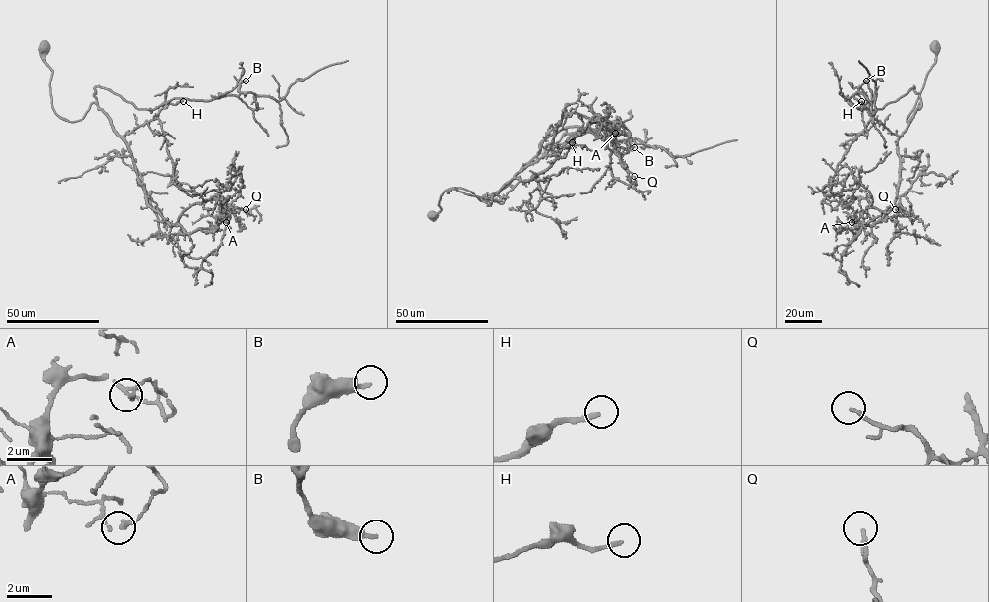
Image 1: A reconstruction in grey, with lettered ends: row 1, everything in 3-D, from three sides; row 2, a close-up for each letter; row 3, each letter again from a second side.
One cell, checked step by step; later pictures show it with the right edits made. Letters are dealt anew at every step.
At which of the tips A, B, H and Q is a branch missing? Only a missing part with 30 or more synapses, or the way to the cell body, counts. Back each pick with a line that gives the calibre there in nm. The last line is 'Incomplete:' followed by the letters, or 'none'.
H: 190 nm thick
Incomplete: H

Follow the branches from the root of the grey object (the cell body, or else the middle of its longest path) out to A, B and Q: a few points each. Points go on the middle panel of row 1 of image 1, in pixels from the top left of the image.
A: (433, 214), (449, 188), (486, 201), (511, 179), (543, 172), (575, 136), (591, 132), (606, 140), (615, 133)
B: (433, 214), (451, 188), (485, 202), (484, 195), (505, 188), (541, 141), (565, 128), (626, 134), (634, 147)
Q: (433, 214), (449, 188), (486, 201), (532, 179), (587, 132), (614, 177), (634, 176)

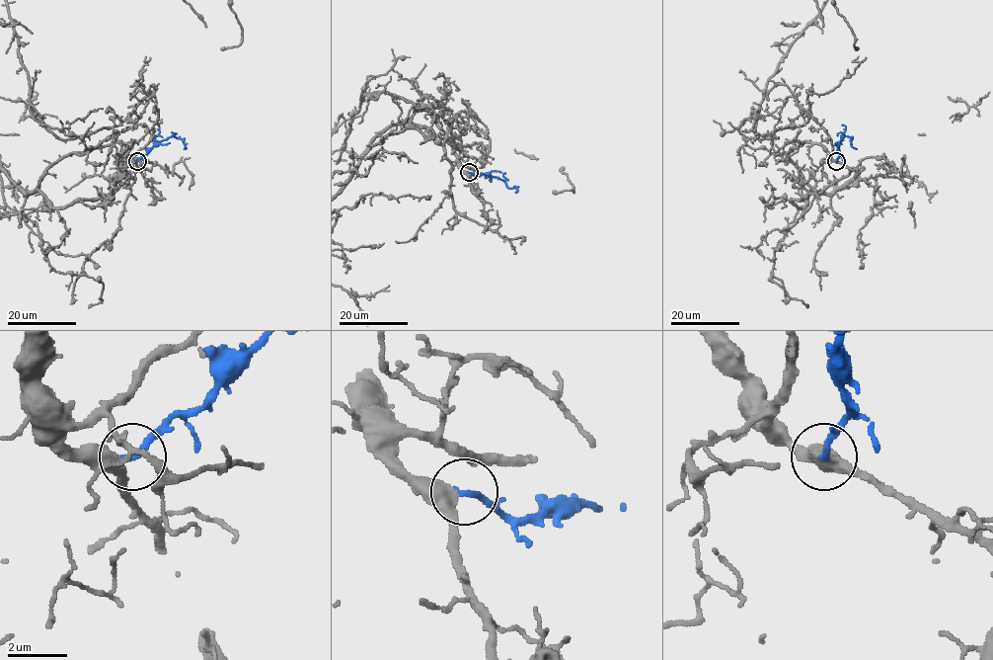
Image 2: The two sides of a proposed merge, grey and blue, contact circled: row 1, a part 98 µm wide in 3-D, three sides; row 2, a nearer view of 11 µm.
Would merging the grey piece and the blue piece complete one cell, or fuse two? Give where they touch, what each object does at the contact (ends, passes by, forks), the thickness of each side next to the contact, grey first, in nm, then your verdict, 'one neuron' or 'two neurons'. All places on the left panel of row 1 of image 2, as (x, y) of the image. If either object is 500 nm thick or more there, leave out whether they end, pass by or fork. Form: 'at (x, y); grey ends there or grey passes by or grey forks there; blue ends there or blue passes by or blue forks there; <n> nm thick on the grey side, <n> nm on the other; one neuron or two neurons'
at (137, 161); grey passes by; blue ends there; 300 nm thick on the grey side, 220 nm on the other; one neuron

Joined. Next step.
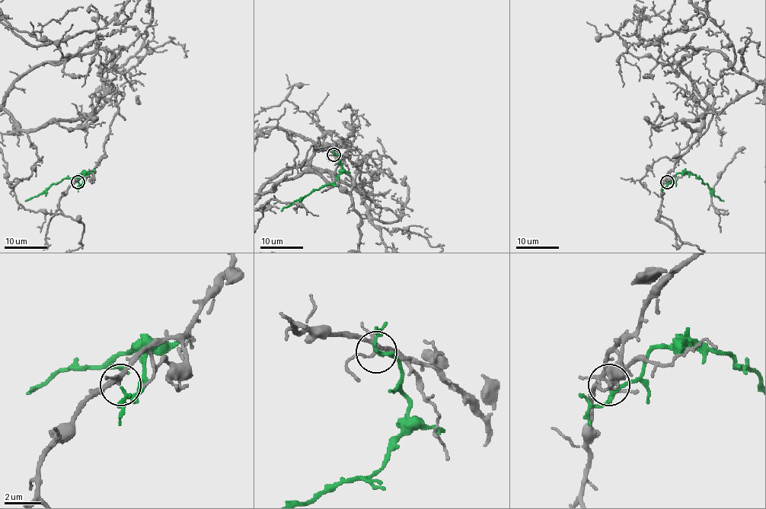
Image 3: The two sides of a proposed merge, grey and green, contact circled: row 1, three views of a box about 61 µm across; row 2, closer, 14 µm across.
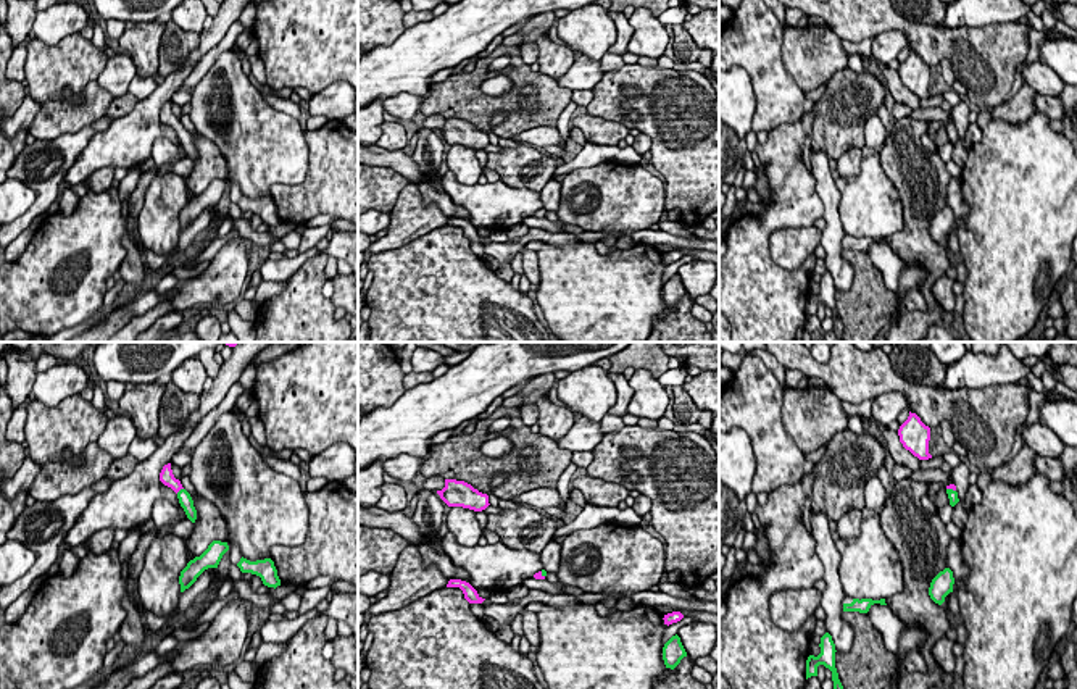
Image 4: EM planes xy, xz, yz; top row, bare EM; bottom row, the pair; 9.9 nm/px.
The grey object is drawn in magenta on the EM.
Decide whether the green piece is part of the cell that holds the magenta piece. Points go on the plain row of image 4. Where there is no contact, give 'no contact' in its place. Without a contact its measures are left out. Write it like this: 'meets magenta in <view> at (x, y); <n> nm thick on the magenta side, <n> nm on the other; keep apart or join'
meets magenta in xy at (179, 128); 140 nm thick on the magenta side, 130 nm on the other; keep apart

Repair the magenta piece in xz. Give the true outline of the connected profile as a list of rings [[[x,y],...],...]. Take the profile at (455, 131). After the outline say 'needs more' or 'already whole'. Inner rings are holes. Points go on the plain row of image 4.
[[[445,118],[445,126],[437,129],[437,132],[448,145],[463,145],[482,150],[490,144],[487,132],[479,131],[464,119]]]; already whole

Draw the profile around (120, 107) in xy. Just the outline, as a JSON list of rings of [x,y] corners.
[[[127,92],[126,95],[118,97],[110,103],[106,116],[110,116],[111,119],[123,118],[132,111],[137,102],[139,98]]]

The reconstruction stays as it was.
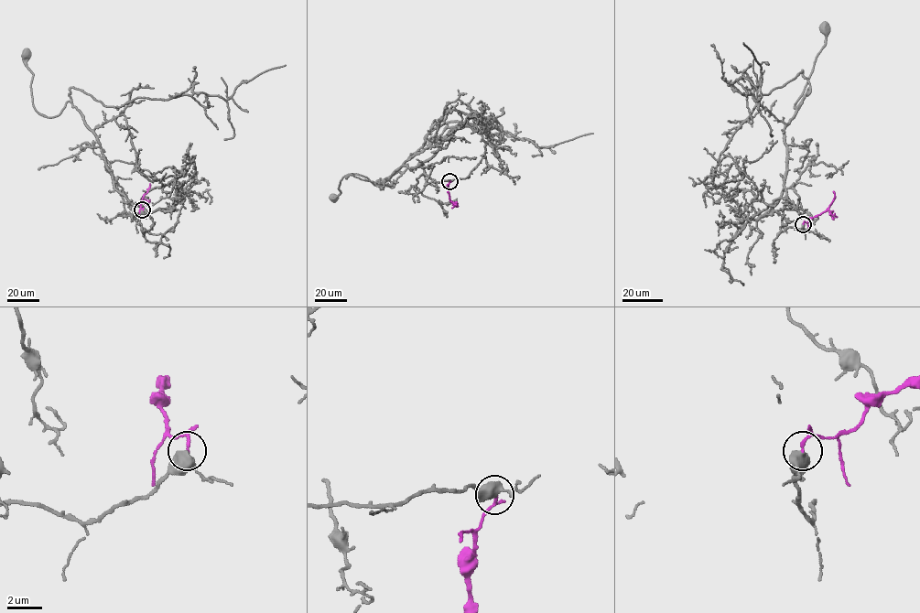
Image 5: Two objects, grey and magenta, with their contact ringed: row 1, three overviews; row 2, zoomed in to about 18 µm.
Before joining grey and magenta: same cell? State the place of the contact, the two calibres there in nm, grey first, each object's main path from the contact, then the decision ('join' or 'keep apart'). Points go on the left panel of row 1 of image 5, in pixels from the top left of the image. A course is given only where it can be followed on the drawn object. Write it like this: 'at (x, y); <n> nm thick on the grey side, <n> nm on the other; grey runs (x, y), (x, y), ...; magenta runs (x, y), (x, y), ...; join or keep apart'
at (142, 209); 440 nm thick on the grey side, 110 nm on the other; grey runs (142, 209), (118, 213), (124, 212), (123, 198), (96, 135), (71, 102), (51, 117), (36, 110), (27, 55); magenta runs (142, 209), (142, 198), (150, 184); keep apart

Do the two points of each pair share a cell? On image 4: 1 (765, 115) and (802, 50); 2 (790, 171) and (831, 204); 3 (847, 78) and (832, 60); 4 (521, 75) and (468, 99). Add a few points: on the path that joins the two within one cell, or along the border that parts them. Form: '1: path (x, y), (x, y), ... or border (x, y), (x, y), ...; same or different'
1: border (782, 36), (782, 66), (805, 92); different
2: border (810, 171), (815, 179), (823, 217); different
3: border (847, 66), (839, 70), (827, 83); different
4: path (518, 91), (505, 104), (484, 104); same

